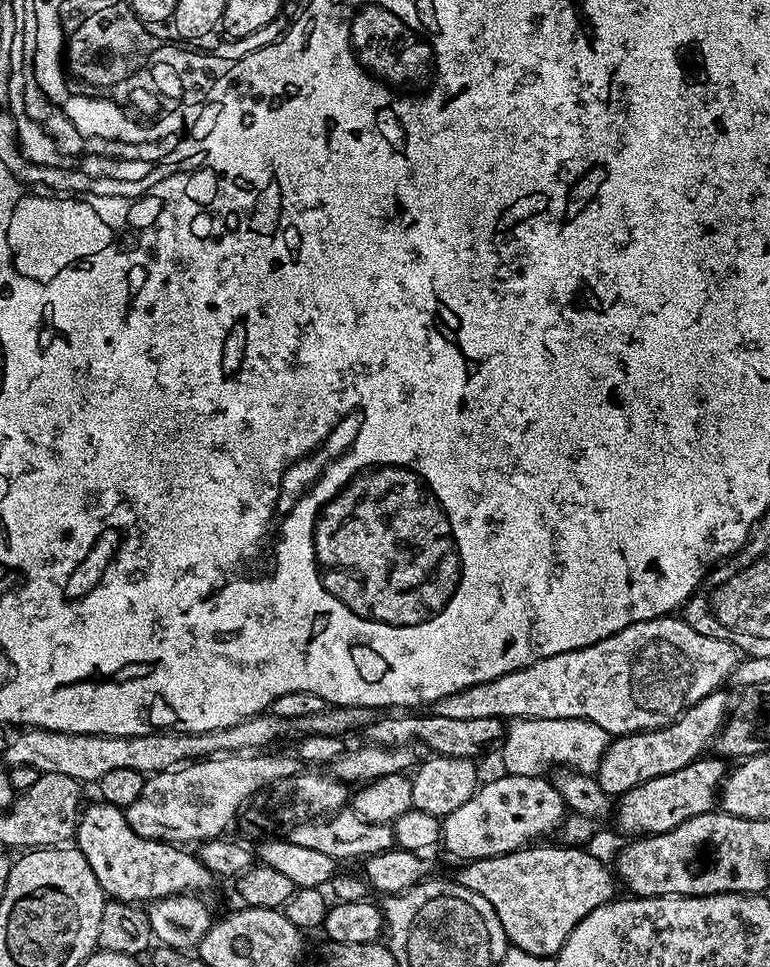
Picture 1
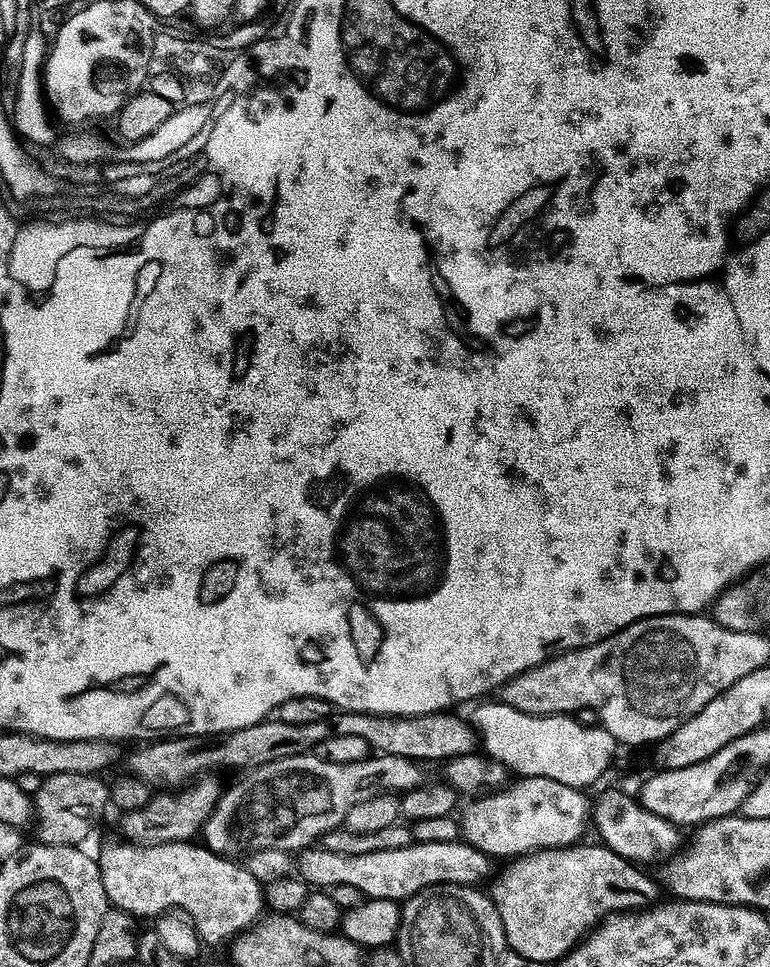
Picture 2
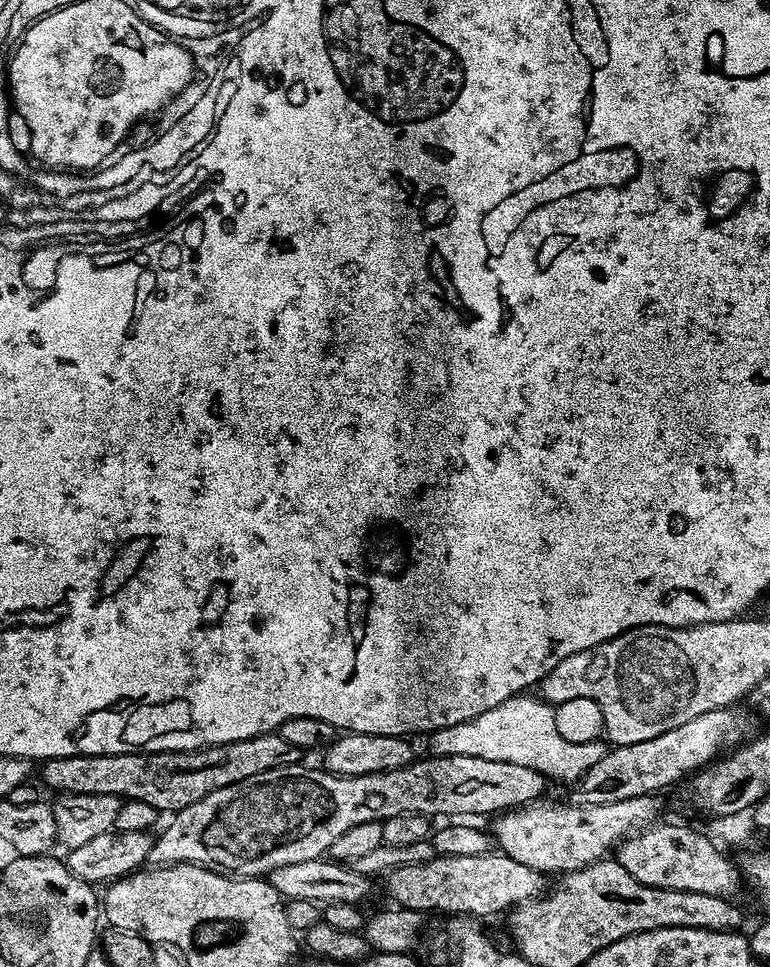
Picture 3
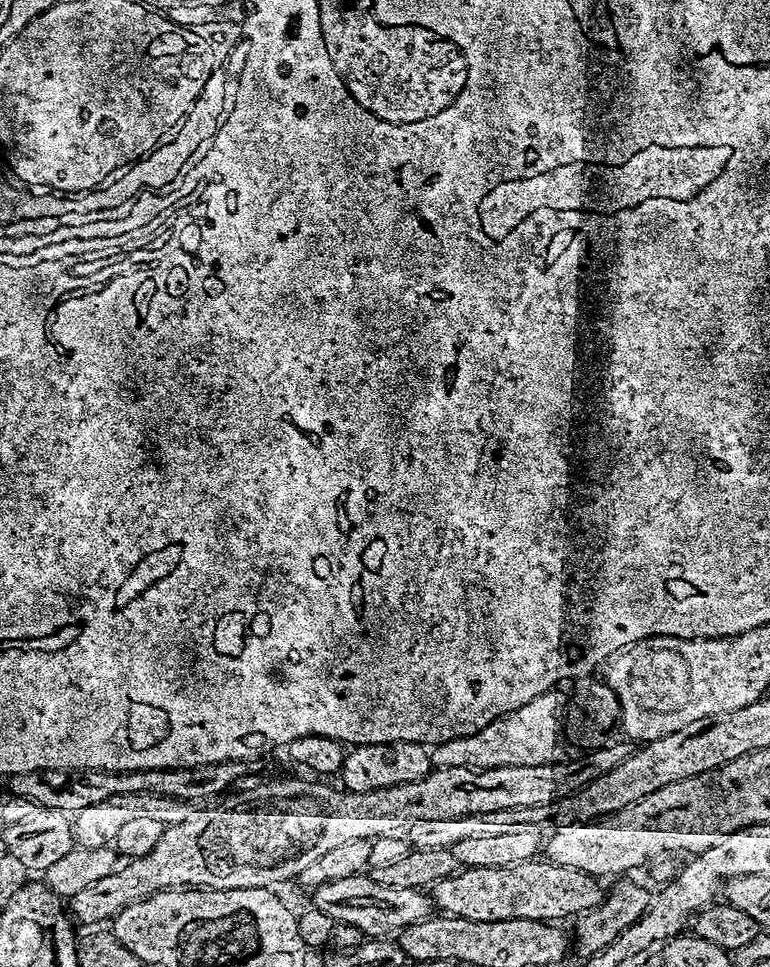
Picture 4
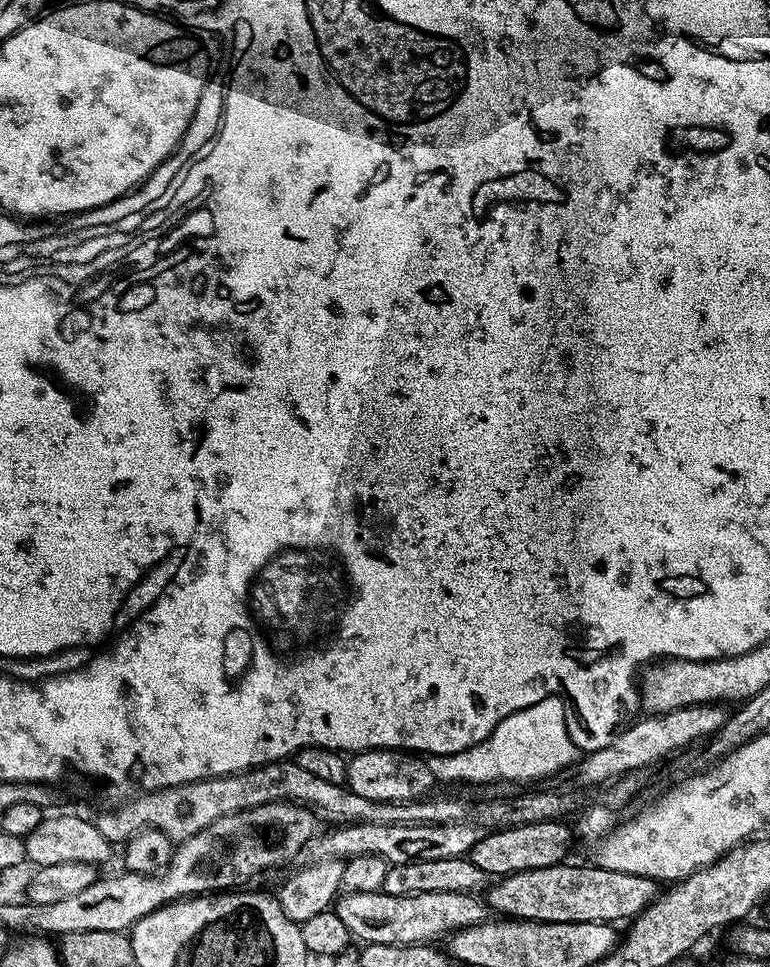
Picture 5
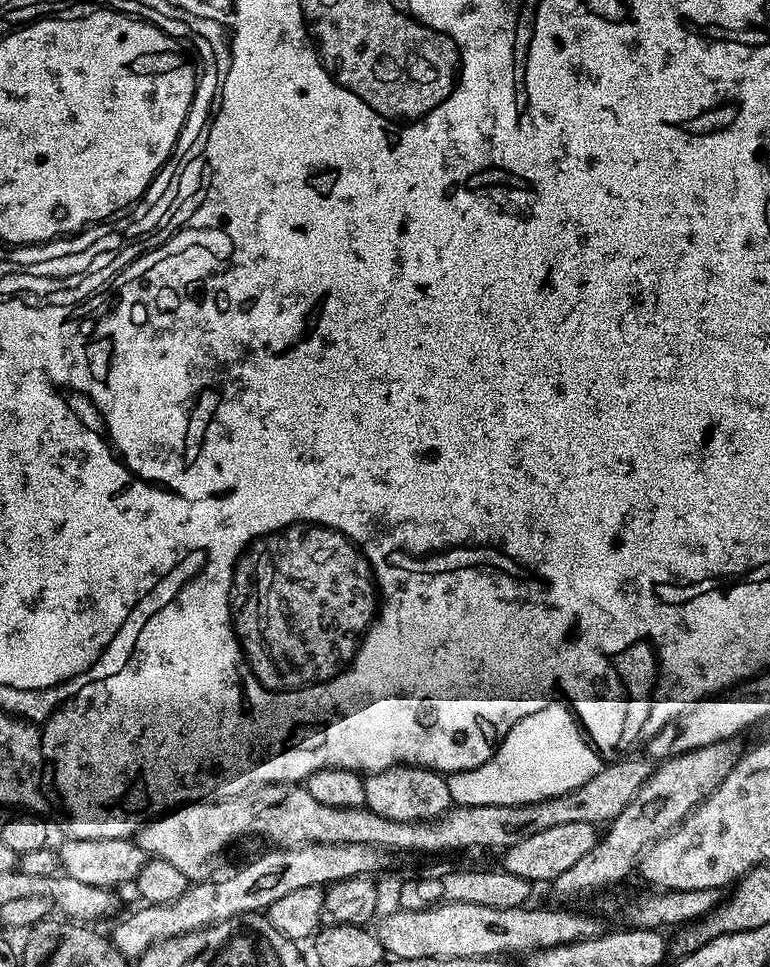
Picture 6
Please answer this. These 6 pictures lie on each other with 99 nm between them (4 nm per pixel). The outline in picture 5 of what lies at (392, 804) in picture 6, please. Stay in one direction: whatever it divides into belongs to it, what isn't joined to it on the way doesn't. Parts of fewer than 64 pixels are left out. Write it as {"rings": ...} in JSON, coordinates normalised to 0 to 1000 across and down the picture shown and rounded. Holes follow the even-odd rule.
{"rings":[[[482,774],[478,778],[464,778],[451,787],[452,806],[449,813],[469,825],[481,825],[484,829],[512,829],[522,831],[552,826],[556,819],[569,811],[569,802],[561,799],[555,785],[544,781],[513,774]]]}

